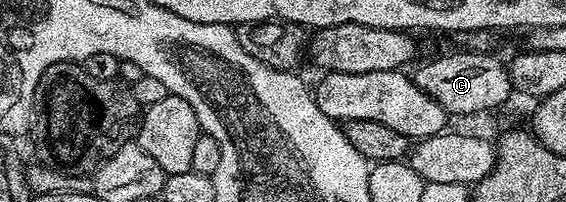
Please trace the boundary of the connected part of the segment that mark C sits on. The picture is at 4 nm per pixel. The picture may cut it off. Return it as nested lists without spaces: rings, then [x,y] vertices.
[[[463,51],[464,53],[448,53],[445,57],[436,57],[433,61],[428,61],[425,65],[417,64],[416,73],[411,74],[413,83],[422,87],[430,99],[434,99],[450,115],[456,113],[460,117],[468,117],[471,113],[484,113],[487,109],[496,109],[499,105],[504,105],[508,101],[508,96],[513,96],[514,90],[510,83],[508,66],[502,60],[491,57],[493,54],[488,51]]]

